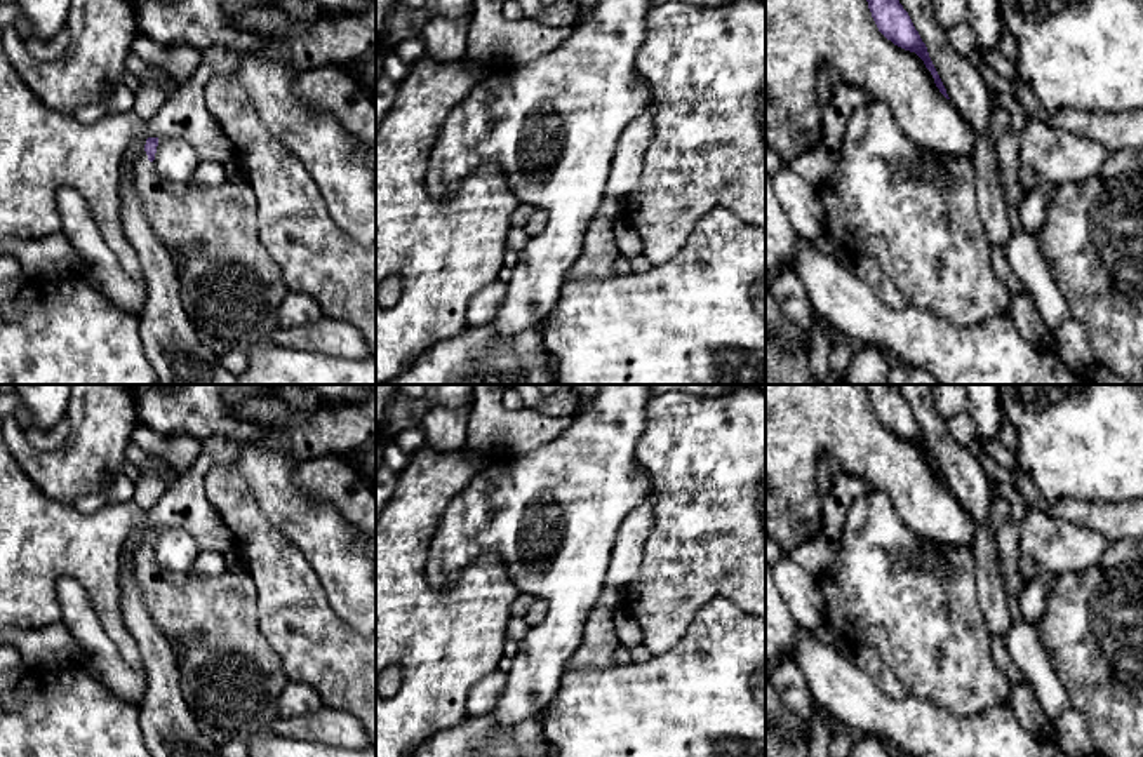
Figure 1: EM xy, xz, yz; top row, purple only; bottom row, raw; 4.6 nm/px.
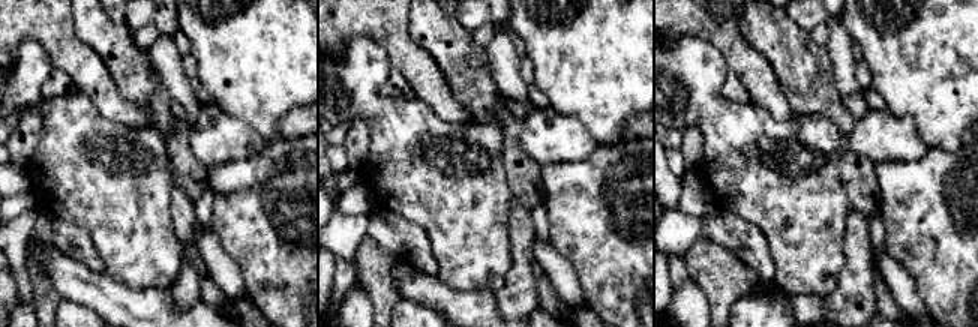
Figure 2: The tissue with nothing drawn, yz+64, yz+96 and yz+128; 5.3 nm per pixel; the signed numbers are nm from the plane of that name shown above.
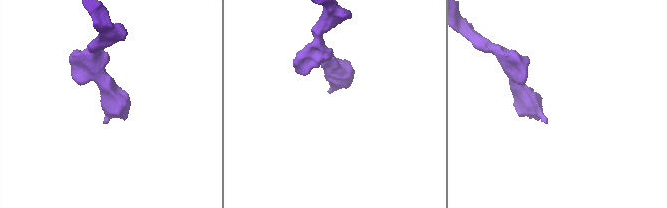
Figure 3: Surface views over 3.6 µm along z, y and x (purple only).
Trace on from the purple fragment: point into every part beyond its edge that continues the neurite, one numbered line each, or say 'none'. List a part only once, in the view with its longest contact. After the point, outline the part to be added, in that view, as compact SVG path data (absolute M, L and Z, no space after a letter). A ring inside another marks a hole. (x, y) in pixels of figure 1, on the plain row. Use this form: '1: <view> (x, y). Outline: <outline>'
1: xy (232, 679). Outline: M146 541L134 553L134 564L143 602L155 626L170 642L195 632L202 635L179 658L181 694L200 733L221 747L233 740L249 741L256 733L270 729L280 717L277 701L289 680L280 656L259 630L252 578L245 573L193 576L167 571Z

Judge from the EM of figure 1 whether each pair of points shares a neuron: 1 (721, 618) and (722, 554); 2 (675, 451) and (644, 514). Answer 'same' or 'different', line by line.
1: different
2: different

